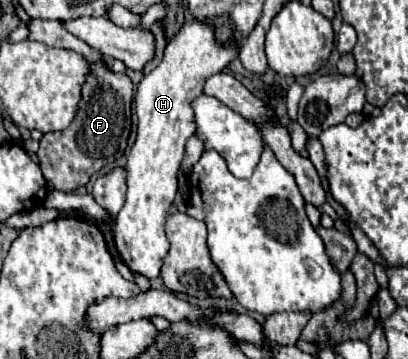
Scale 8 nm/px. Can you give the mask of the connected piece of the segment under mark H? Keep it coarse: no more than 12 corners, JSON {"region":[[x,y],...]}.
{"region":[[191,21],[137,87],[115,221],[125,265],[159,277],[191,101],[235,57]]}

